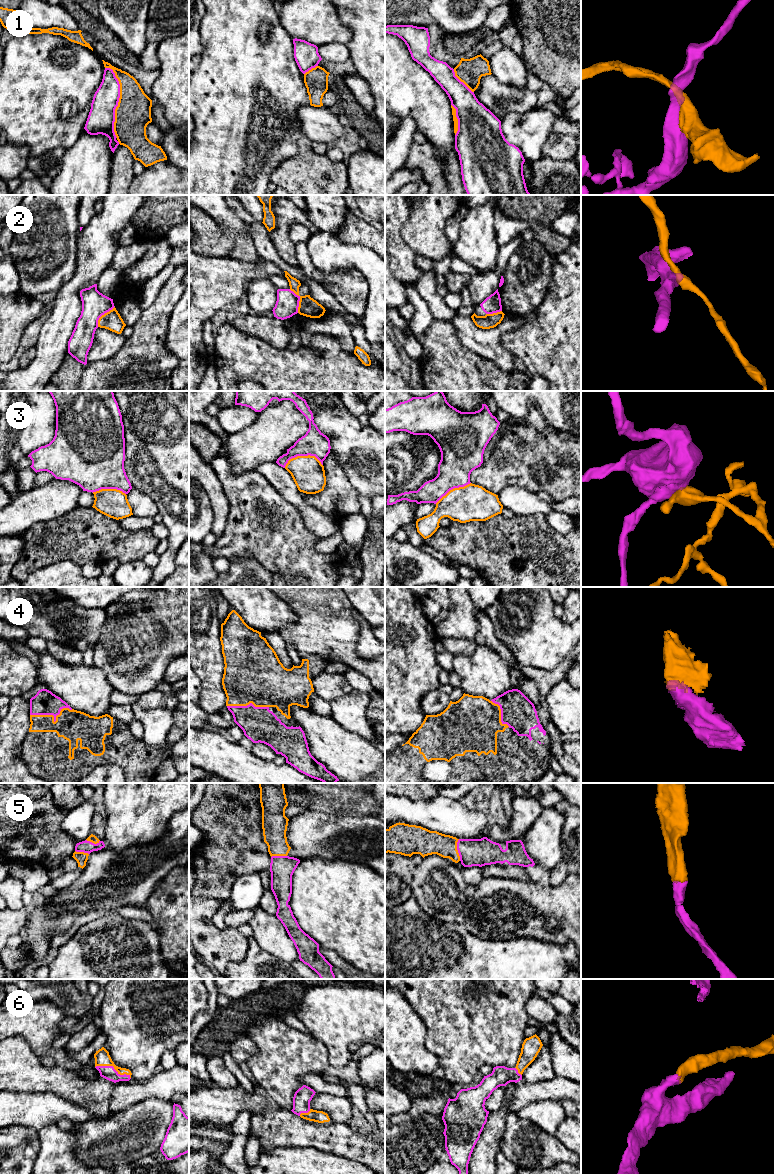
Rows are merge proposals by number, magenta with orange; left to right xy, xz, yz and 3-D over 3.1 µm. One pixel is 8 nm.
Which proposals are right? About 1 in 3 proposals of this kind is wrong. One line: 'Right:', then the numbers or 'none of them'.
Right: 4, 5, 6

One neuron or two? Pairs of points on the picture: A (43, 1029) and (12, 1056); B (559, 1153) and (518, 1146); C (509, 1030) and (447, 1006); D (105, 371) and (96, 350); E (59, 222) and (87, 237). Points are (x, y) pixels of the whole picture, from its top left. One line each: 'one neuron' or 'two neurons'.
A: two neurons
B: one neuron
C: one neuron
D: two neurons
E: two neurons

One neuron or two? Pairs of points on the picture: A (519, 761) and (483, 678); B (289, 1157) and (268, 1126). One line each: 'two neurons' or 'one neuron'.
A: two neurons
B: two neurons

